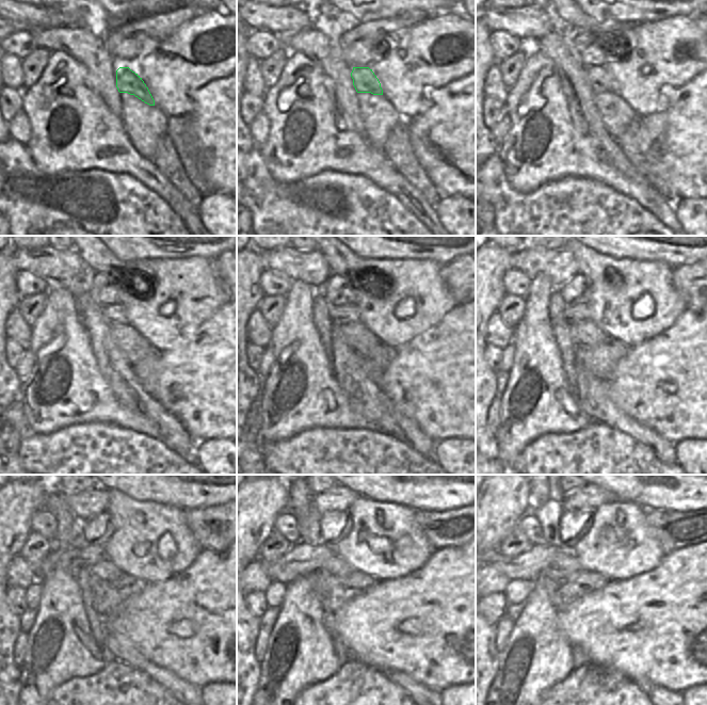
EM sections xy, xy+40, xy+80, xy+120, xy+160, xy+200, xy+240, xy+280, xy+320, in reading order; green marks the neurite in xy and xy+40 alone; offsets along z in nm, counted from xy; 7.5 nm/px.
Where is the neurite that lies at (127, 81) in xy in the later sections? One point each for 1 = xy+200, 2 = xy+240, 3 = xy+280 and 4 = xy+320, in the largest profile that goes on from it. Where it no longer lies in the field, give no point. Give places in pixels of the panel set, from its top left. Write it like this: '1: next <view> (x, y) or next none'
1: next xy+200 (579, 314)
2: next xy+240 (69, 559)
3: next xy+280 (301, 559)
4: next xy+320 (527, 565)

